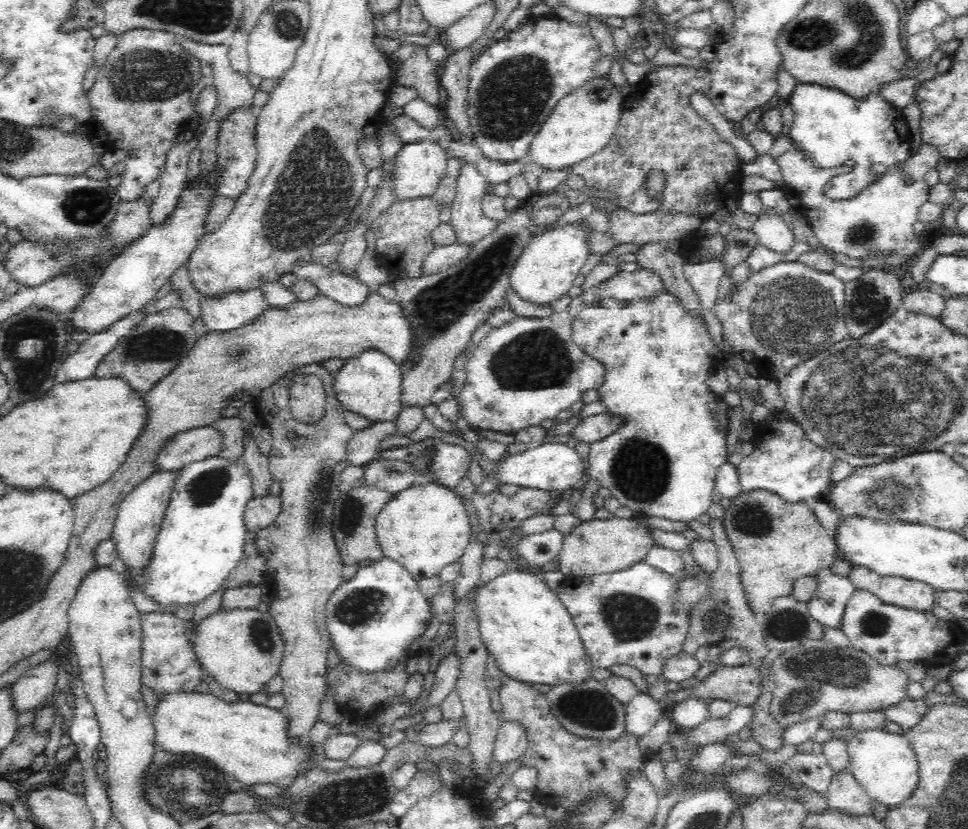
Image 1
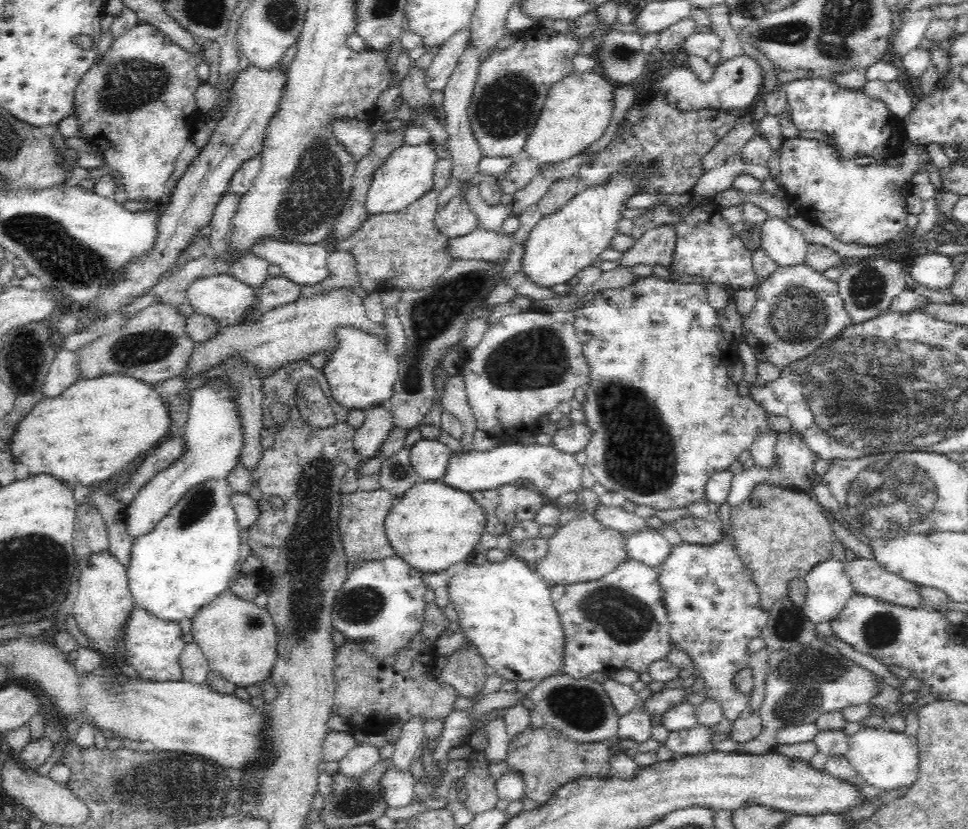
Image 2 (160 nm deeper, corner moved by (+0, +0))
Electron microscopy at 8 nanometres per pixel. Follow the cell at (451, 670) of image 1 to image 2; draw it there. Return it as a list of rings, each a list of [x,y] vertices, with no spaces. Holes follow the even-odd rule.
[[[424,715],[413,716],[402,726],[402,732],[395,744],[395,752],[393,753],[393,767],[401,770],[411,771],[411,763],[418,750],[420,744],[424,740],[424,732],[422,726],[424,724]]]

